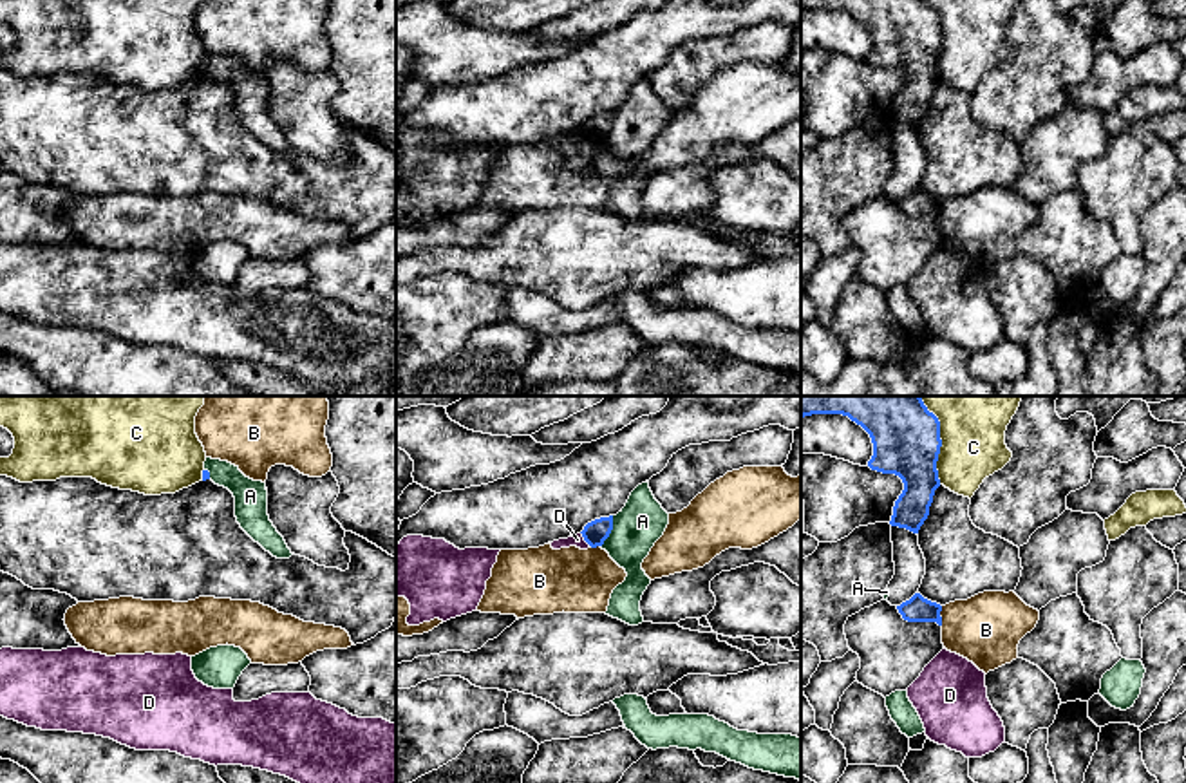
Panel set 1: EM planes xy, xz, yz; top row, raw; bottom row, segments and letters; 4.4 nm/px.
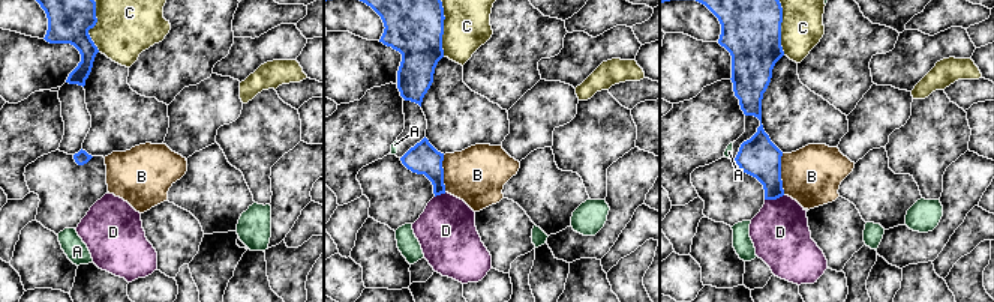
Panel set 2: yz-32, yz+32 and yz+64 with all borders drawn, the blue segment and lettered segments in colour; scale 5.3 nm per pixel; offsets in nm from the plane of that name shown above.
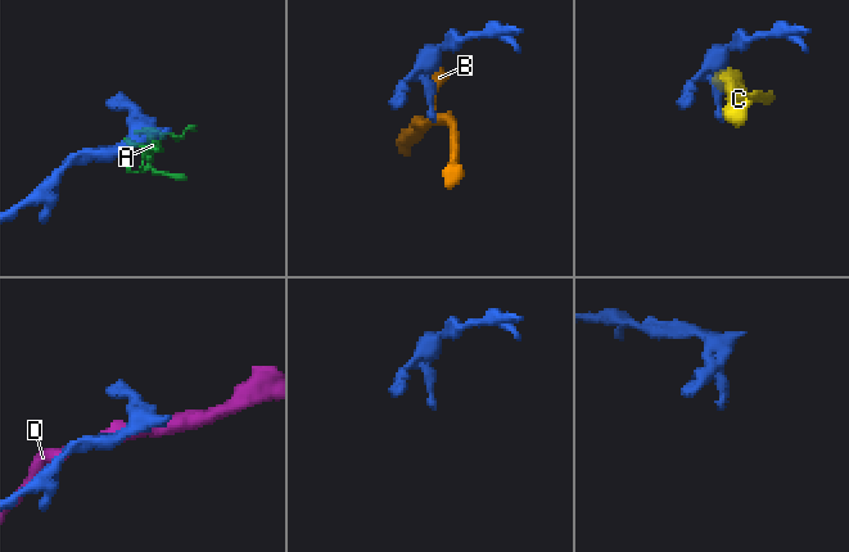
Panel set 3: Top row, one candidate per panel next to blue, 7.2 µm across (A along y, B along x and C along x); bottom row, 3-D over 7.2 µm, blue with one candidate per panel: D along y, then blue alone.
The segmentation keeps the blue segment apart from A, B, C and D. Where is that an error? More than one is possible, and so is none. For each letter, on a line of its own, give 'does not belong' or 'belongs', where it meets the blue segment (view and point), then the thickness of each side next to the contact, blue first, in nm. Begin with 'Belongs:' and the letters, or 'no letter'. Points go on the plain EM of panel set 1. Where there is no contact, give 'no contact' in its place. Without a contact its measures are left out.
Belongs: no letter
A: does not belong | xz (610, 127) | 110/220 nm
B: does not belong | yz (939, 210) | 110/320 nm
C: does not belong | yz (941, 40) | 300/280 nm
D: does not belong | xz (584, 134) | 110/50 nm

